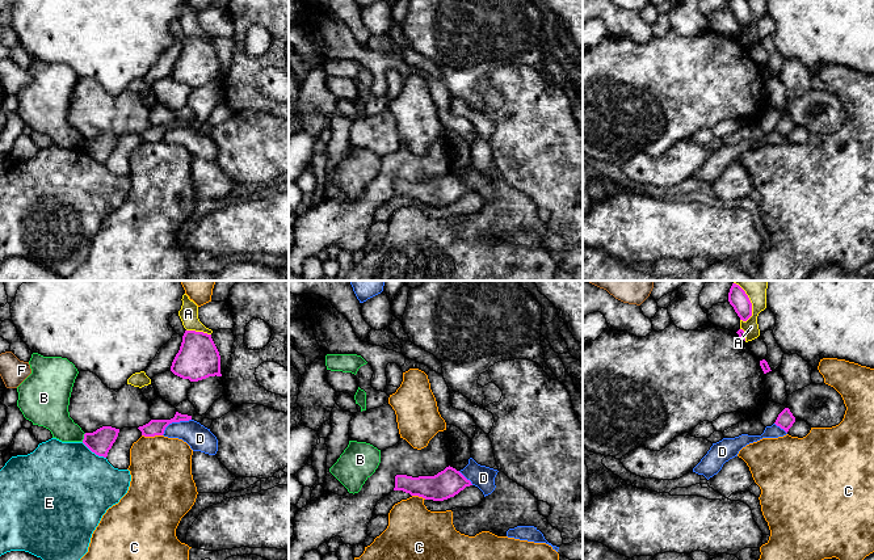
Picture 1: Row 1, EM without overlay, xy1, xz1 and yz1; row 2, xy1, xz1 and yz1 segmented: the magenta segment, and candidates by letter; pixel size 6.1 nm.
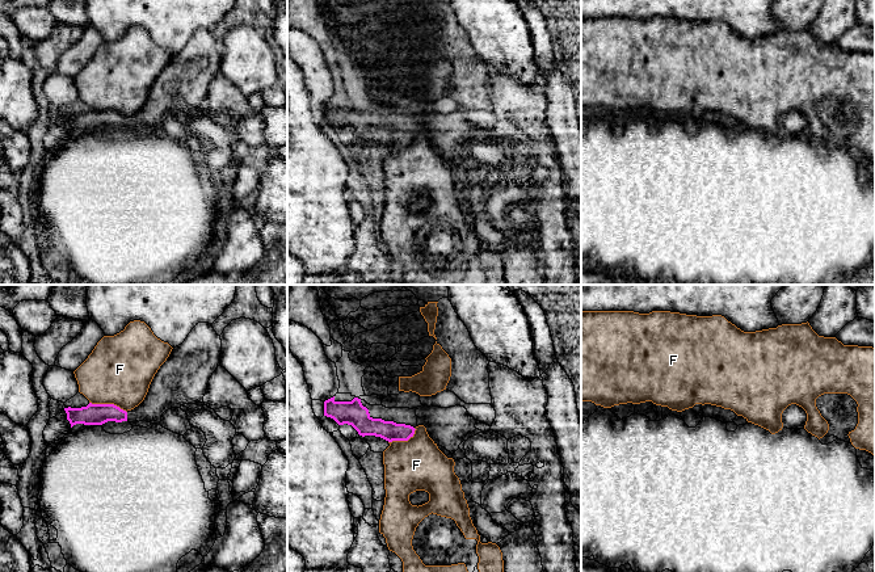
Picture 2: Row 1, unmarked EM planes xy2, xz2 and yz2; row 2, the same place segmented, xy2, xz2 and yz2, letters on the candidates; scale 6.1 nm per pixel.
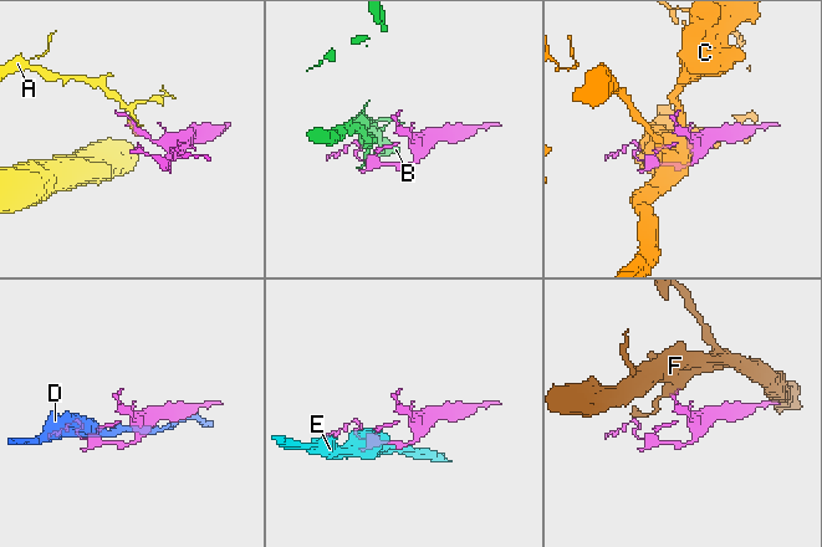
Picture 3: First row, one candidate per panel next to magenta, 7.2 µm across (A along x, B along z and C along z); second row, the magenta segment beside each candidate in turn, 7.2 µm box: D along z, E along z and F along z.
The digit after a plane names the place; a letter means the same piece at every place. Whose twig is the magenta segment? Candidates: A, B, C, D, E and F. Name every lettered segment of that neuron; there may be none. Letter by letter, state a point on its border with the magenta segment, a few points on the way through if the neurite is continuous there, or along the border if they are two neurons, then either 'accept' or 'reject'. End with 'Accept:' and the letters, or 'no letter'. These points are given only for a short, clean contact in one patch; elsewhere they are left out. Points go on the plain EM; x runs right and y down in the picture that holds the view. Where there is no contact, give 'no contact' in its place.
A: contact yz1 (751, 15); reject
B: contact xy1 (84, 143); reject
C: contact xy1 (152, 142); reject
D: contact xy1 (175, 127); reject
E: contact xy1 (93, 158); reject
F: contact xy2 (108, 110); border xy2 (89, 108), (113, 109), (126, 118); reject
Accept: no letter

